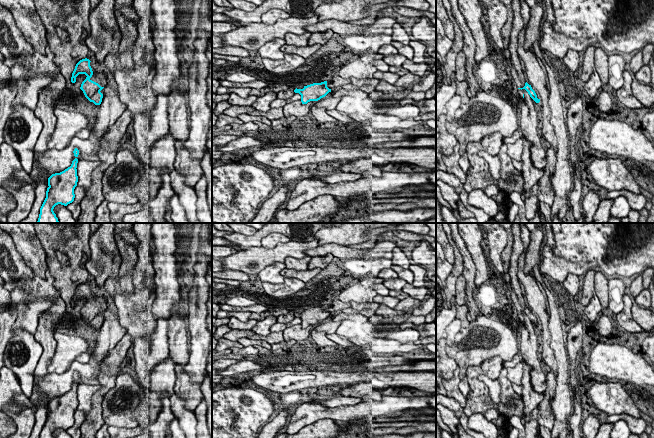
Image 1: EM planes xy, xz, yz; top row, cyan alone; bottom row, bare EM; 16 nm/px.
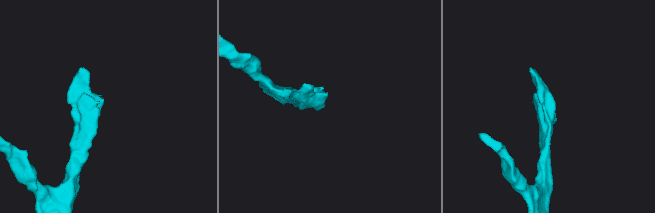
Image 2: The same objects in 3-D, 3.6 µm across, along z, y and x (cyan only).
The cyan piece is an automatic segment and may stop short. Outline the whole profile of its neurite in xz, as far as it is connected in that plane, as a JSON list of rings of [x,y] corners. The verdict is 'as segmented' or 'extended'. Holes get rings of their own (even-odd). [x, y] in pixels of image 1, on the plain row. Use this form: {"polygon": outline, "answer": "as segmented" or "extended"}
{"polygon": [[[324,305],[304,310],[303,313],[296,312],[294,316],[301,319],[302,328],[307,328],[310,325],[318,325],[325,321],[329,316],[331,316],[331,313],[327,311],[327,305]]], "answer": "as segmented"}

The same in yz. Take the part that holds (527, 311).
{"polygon": [[[513,223],[512,233],[514,237],[512,254],[510,257],[510,266],[509,266],[509,275],[510,275],[510,286],[512,288],[511,299],[517,309],[518,313],[525,313],[530,321],[536,326],[539,327],[540,323],[537,322],[535,315],[532,313],[525,305],[525,301],[522,295],[521,284],[518,278],[518,259],[524,251],[523,243],[520,236],[520,225],[519,223]]], "answer": "extended"}

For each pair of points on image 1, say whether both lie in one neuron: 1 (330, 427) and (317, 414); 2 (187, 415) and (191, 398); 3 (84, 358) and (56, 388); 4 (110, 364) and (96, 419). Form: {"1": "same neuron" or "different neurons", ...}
{"1": "different neurons", "2": "different neurons", "3": "different neurons", "4": "same neuron"}

